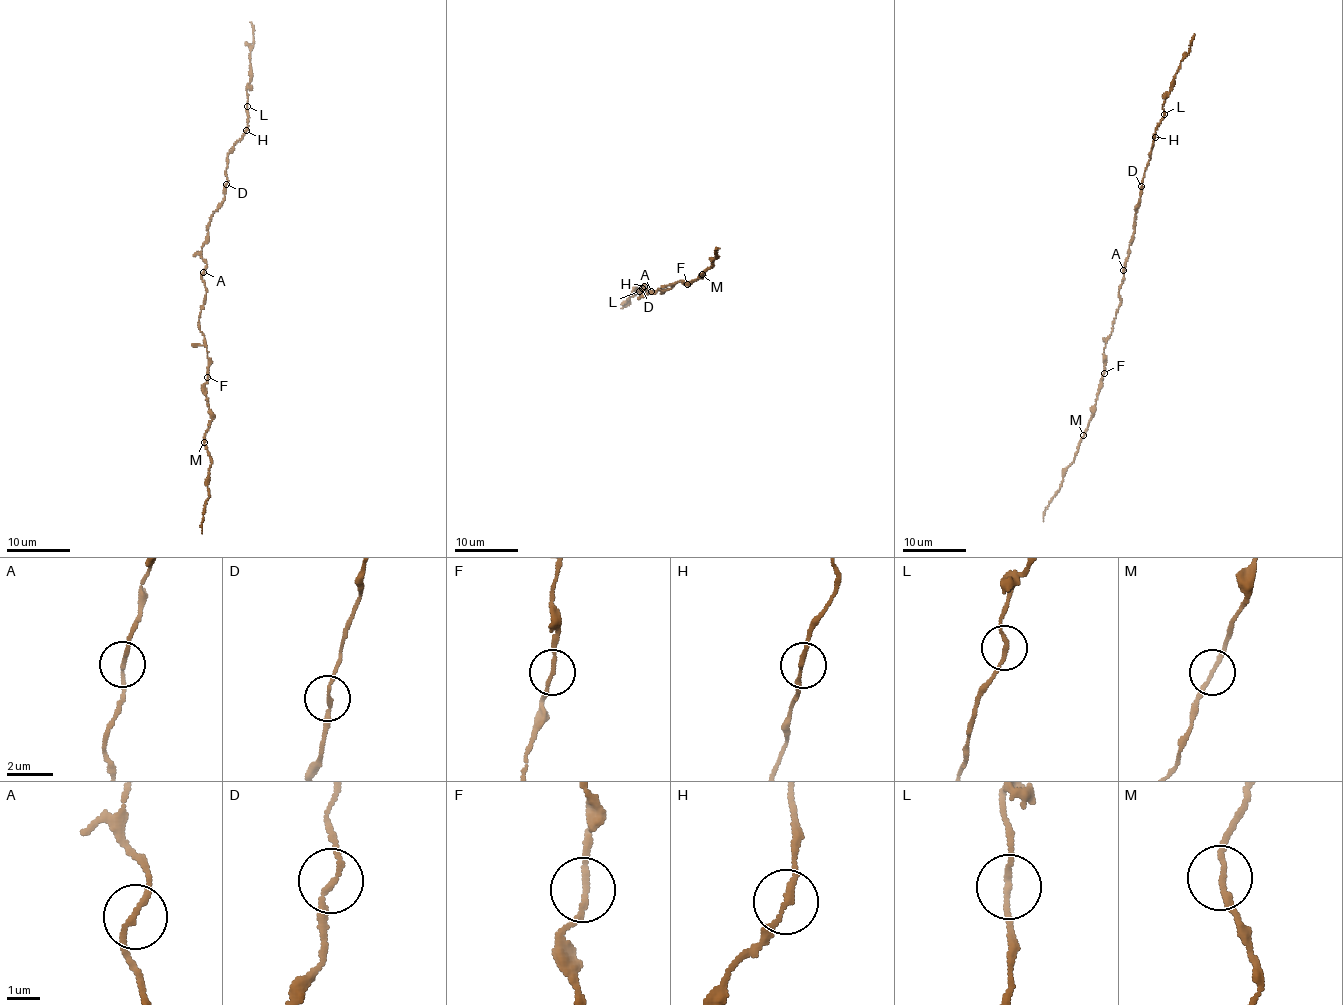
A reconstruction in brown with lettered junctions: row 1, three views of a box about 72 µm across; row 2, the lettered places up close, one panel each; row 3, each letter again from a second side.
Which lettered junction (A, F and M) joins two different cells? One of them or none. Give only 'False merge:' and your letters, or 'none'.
False merge: none

